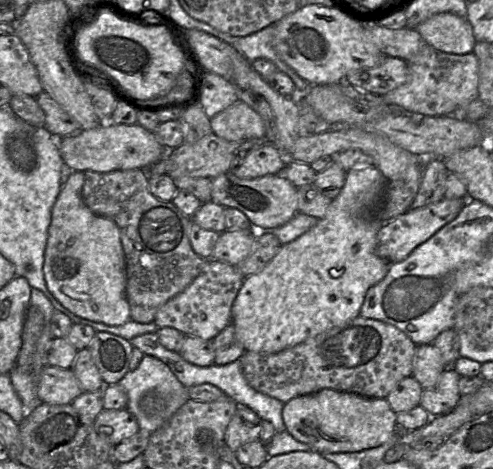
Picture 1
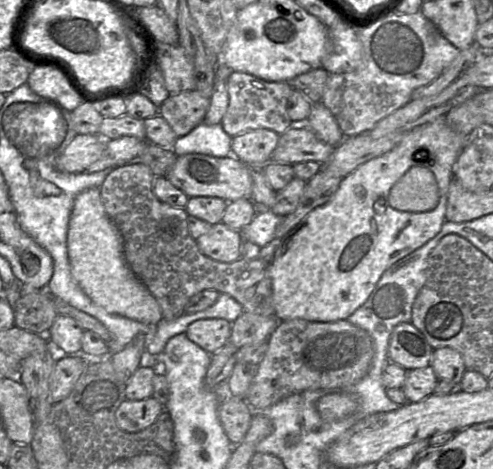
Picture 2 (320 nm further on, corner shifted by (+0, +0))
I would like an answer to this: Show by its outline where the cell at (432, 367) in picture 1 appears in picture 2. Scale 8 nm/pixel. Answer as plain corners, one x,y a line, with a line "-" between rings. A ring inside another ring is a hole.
411,321
396,325
390,335
389,360
406,371
430,366
433,350

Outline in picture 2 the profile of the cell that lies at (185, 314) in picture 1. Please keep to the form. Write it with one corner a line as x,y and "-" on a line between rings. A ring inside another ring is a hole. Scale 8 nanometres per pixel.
219,318
199,319
188,326
185,334
201,349
214,354
228,343
231,325
227,320

